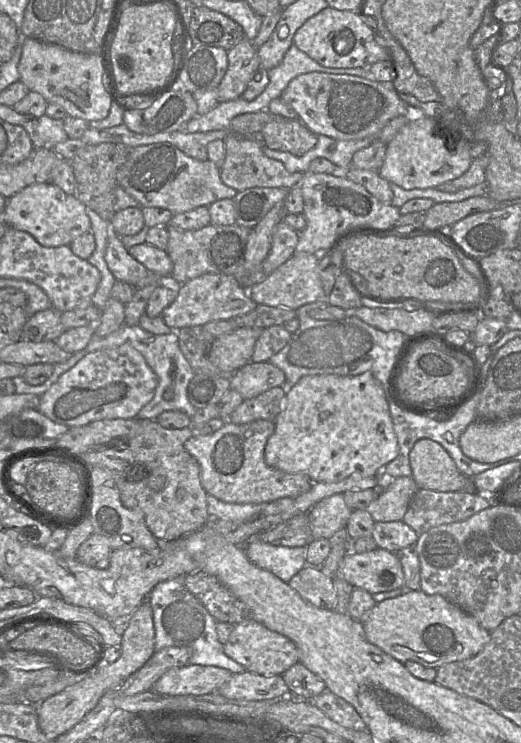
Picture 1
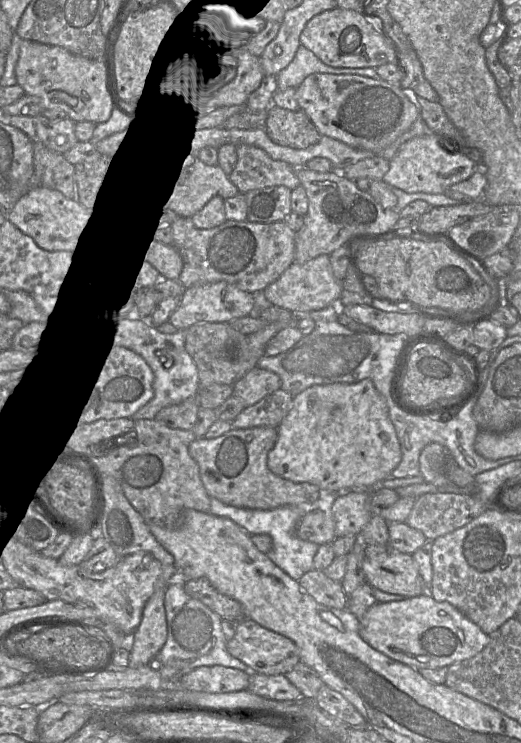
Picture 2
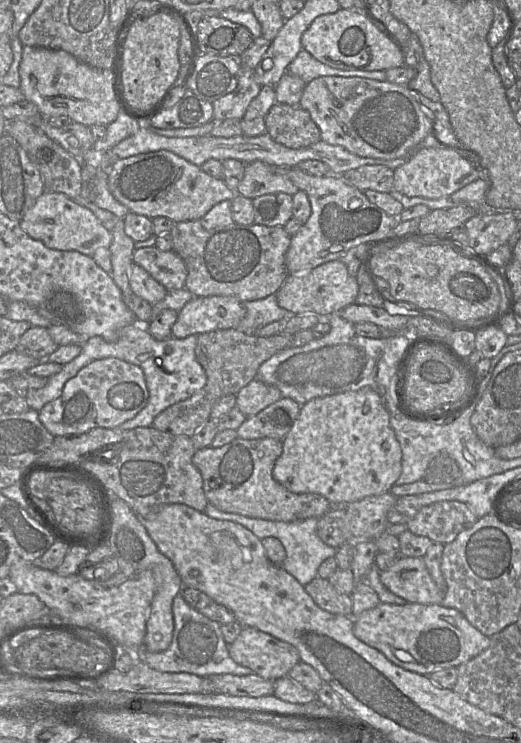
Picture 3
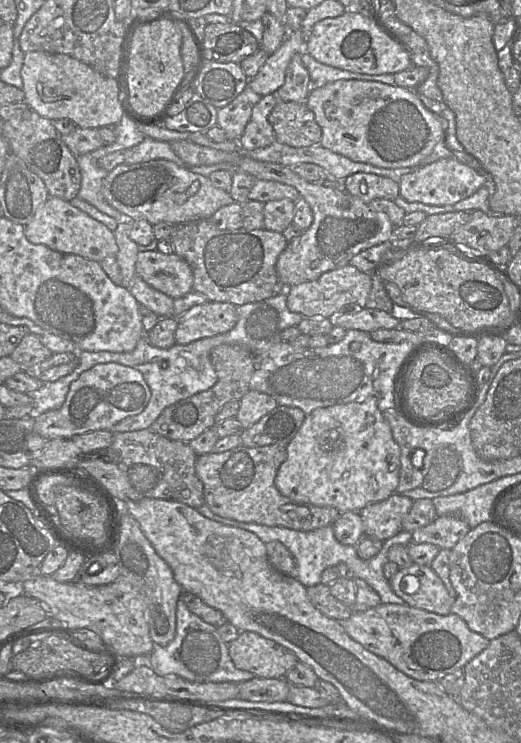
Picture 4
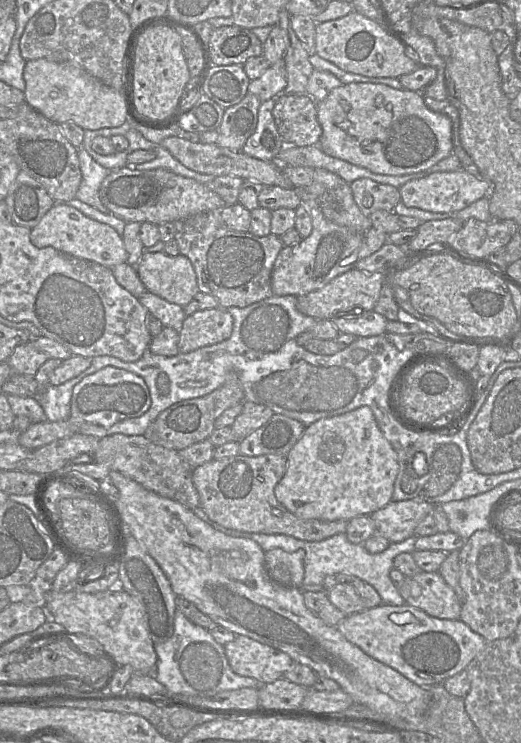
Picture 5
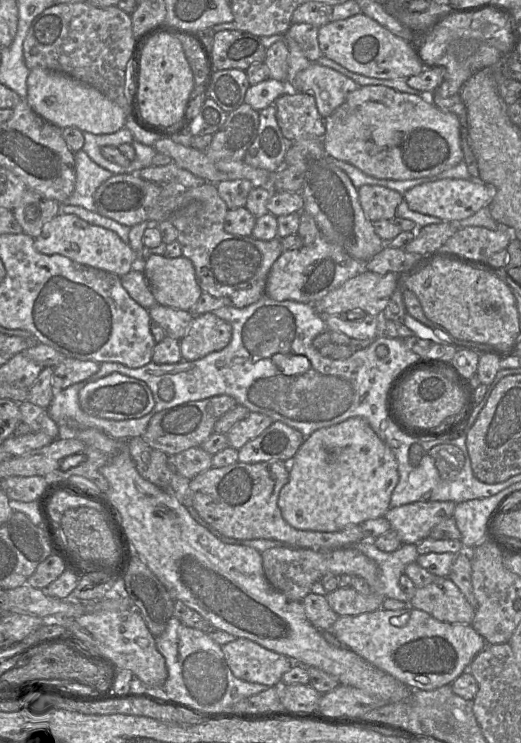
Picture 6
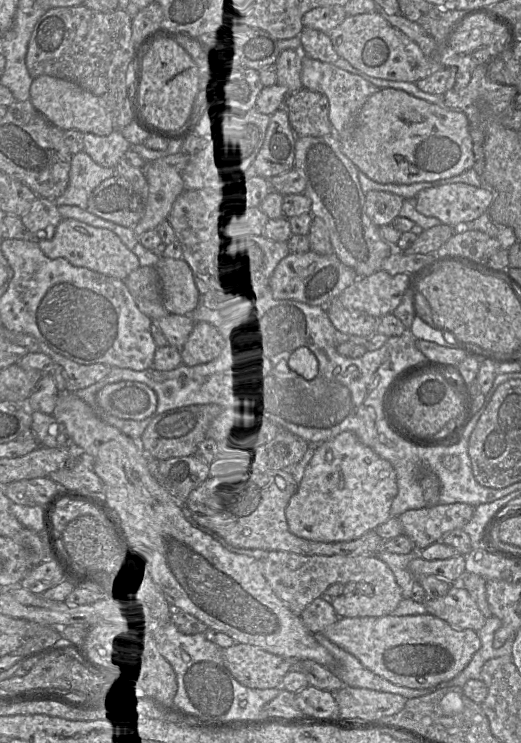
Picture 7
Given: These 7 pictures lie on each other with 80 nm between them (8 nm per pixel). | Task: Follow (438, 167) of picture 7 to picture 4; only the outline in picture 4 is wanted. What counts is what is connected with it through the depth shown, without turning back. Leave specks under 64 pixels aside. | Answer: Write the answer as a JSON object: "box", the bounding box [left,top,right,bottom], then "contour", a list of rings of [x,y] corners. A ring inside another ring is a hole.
{"box":[305,80,446,169],"contour":[[[337,80],[313,87],[305,101],[321,128],[320,143],[328,150],[354,162],[396,169],[422,164],[439,143],[444,143],[446,120],[427,109],[416,89],[365,80]]]}

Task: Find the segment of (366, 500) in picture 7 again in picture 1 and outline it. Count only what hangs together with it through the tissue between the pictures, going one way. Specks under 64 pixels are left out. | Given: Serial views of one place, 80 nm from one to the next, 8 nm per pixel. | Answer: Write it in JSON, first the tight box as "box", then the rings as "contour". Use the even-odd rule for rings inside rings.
{"box":[264,371,399,483],"contour":[[[370,371],[357,376],[329,374],[302,377],[295,385],[287,387],[282,409],[274,423],[275,430],[264,450],[267,465],[290,474],[306,474],[314,482],[333,483],[346,478],[378,476],[399,454],[387,391]]]}

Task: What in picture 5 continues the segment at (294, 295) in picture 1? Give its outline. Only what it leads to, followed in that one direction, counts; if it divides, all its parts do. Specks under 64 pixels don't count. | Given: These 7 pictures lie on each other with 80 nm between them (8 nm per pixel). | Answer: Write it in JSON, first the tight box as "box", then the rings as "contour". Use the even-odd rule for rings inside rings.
{"box":[297,268,385,320],"contour":[[[353,268],[330,281],[323,288],[297,297],[297,309],[304,315],[317,320],[332,319],[345,309],[361,308],[374,310],[385,281],[385,272],[364,272]]]}

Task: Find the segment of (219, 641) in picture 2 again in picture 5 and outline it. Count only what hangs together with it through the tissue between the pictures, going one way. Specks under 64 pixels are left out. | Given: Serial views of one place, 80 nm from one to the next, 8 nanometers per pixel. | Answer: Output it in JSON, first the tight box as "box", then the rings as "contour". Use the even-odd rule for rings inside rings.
{"box":[154,610,261,700],"contour":[[[176,610],[175,612],[175,619],[174,619],[174,633],[172,635],[172,637],[163,643],[160,644],[154,644],[154,648],[155,648],[155,652],[157,654],[157,665],[156,665],[156,679],[162,683],[171,693],[171,700],[172,700],[172,695],[194,695],[194,696],[199,696],[199,697],[212,697],[214,695],[216,695],[219,692],[222,691],[227,691],[227,690],[236,690],[236,689],[240,689],[240,688],[255,688],[258,689],[261,685],[260,682],[258,680],[256,680],[255,678],[251,678],[251,677],[246,677],[246,676],[241,676],[236,674],[229,662],[228,659],[226,657],[225,654],[225,649],[224,646],[219,644],[212,636],[211,632],[206,630],[203,627],[200,627],[198,625],[193,624],[180,610]]]}

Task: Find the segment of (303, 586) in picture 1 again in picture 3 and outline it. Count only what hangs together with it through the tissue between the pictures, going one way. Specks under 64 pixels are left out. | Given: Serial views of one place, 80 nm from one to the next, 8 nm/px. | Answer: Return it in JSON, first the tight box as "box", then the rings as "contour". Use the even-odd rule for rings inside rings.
{"box":[304,576,352,616],"contour":[[[317,576],[304,588],[322,610],[331,614],[352,616],[351,596],[336,591],[328,579]]]}

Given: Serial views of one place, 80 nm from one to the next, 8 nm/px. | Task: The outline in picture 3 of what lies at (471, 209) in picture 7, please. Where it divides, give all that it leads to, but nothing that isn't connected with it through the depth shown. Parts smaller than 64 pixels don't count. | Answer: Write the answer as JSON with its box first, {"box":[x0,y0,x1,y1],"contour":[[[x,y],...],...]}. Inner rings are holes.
{"box":[393,137,484,199],"contour":[[[434,137],[427,138],[404,164],[393,170],[394,189],[408,197],[428,199],[450,198],[450,196],[467,184],[484,176],[484,171],[475,168],[460,156],[453,148],[440,144]]]}

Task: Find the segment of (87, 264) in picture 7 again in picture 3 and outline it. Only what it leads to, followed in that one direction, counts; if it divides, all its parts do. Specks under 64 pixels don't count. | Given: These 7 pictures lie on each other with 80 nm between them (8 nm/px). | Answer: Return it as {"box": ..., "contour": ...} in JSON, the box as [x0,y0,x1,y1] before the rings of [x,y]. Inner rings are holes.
{"box":[19,191,112,257],"contour":[[[45,191],[19,223],[28,236],[54,250],[77,251],[92,257],[98,248],[109,249],[112,243],[111,232],[88,208],[59,192]]]}

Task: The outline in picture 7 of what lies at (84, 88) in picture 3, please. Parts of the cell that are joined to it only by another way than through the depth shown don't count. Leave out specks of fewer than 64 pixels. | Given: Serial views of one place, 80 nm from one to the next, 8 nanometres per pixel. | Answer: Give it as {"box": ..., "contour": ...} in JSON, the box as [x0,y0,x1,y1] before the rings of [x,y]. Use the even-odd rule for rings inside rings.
{"box":[30,75,116,136],"contour":[[[48,75],[34,78],[30,87],[30,101],[38,111],[64,131],[74,129],[108,136],[116,130],[111,113],[105,108],[103,101],[72,81]]]}

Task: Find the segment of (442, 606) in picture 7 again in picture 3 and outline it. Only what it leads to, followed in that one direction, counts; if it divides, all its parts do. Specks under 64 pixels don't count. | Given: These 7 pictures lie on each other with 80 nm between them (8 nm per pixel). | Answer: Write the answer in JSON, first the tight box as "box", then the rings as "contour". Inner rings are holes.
{"box":[380,558,445,605],"contour":[[[397,558],[390,568],[380,571],[380,581],[408,603],[441,605],[445,596],[432,579],[423,558]]]}

